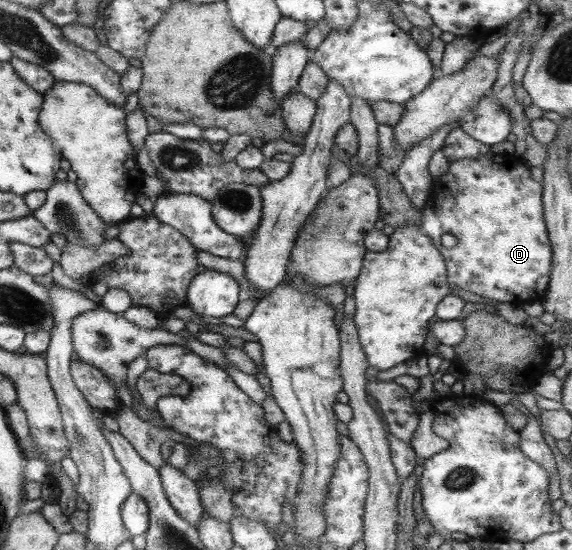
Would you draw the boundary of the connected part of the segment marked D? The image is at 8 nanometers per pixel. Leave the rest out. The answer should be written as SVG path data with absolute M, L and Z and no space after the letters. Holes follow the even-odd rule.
M490 150L485 154L479 155L476 158L463 158L448 162L446 173L440 177L434 177L431 183L431 193L425 201L420 213L420 229L430 238L432 245L441 253L443 257L444 266L446 266L446 281L448 282L448 291L457 287L464 289L464 291L471 291L476 295L486 297L505 304L522 305L525 302L543 302L544 293L546 293L548 277L550 277L551 270L551 247L548 239L548 234L545 227L542 209L542 186L538 181L534 181L530 177L529 167L519 158L513 155L506 156L502 154L495 154ZM448 233L456 237L456 244L453 247L446 248L440 244L440 236Z

